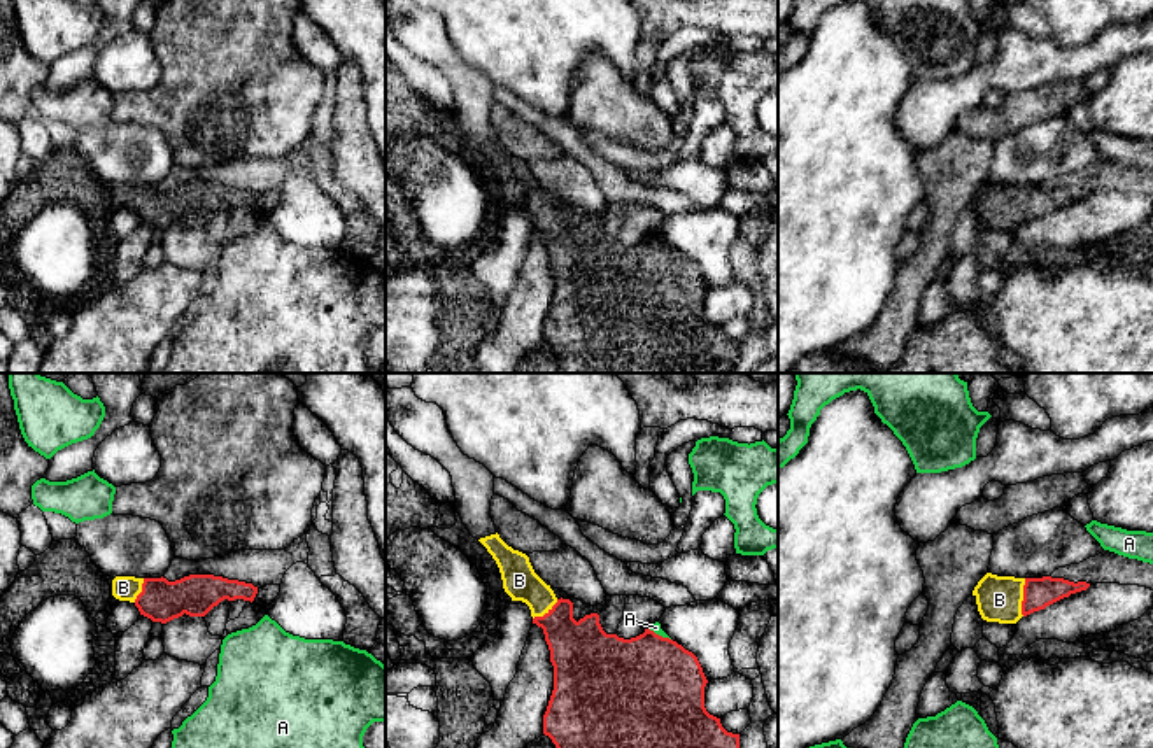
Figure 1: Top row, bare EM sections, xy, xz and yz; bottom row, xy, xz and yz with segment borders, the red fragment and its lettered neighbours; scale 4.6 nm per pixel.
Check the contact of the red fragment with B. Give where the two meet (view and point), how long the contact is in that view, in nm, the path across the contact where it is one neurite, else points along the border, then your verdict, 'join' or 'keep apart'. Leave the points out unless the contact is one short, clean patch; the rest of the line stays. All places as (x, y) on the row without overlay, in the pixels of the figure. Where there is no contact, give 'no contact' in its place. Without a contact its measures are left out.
contact yz (1024, 205); length 180 nm; way yz (1038, 200), (1024, 205), (999, 207); join

